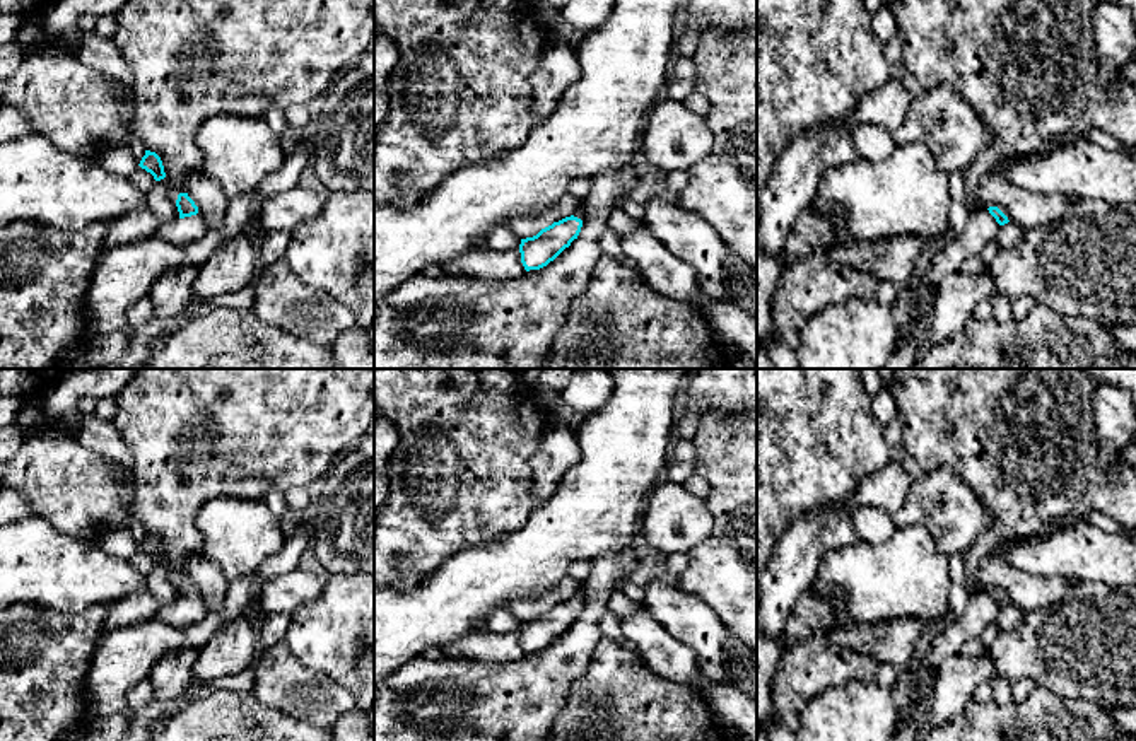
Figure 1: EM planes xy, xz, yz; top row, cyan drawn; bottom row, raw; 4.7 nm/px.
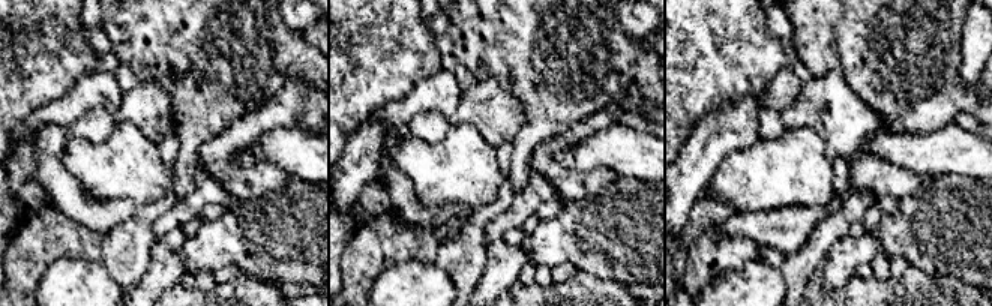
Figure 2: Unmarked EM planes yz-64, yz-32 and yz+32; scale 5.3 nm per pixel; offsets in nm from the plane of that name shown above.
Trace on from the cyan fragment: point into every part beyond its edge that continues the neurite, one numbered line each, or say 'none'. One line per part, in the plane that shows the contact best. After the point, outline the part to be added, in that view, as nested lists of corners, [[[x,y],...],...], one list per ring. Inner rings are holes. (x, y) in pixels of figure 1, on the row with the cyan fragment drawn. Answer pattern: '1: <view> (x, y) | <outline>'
1: xy (187, 231) | [[[198,212],[196,215],[191,215],[191,217],[164,222],[155,230],[155,236],[178,246],[190,246],[190,244],[200,242],[200,239],[207,232],[208,232],[208,225],[205,224],[203,217]]]

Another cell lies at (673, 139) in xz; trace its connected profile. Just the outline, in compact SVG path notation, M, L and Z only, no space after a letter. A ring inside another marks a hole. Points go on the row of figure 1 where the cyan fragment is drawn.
M666 96L649 109L642 125L641 152L649 169L661 176L688 171L709 154L712 143L706 116Z

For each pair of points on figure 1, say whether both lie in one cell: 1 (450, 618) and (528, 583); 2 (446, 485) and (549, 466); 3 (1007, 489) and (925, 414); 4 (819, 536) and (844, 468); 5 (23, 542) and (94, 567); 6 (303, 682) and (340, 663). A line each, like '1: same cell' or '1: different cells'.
1: same cell
2: different cells
3: same cell
4: different cells
5: same cell
6: different cells

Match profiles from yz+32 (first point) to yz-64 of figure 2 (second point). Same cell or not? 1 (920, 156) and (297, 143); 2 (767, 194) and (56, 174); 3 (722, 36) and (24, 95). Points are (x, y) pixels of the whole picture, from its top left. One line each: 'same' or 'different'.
1: same
2: different
3: same

